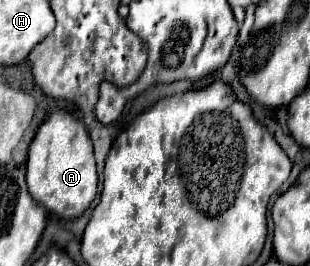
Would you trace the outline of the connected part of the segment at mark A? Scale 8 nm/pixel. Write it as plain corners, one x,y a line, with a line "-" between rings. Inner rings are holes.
56,110
38,128
28,152
26,182
34,202
42,204
50,214
56,214
64,220
74,220
88,210
98,192
98,174
92,140
86,132
86,126
78,118

